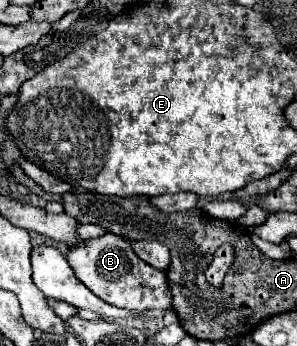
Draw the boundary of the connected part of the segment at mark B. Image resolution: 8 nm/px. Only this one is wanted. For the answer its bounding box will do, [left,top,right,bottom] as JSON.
[68,234,172,310]

